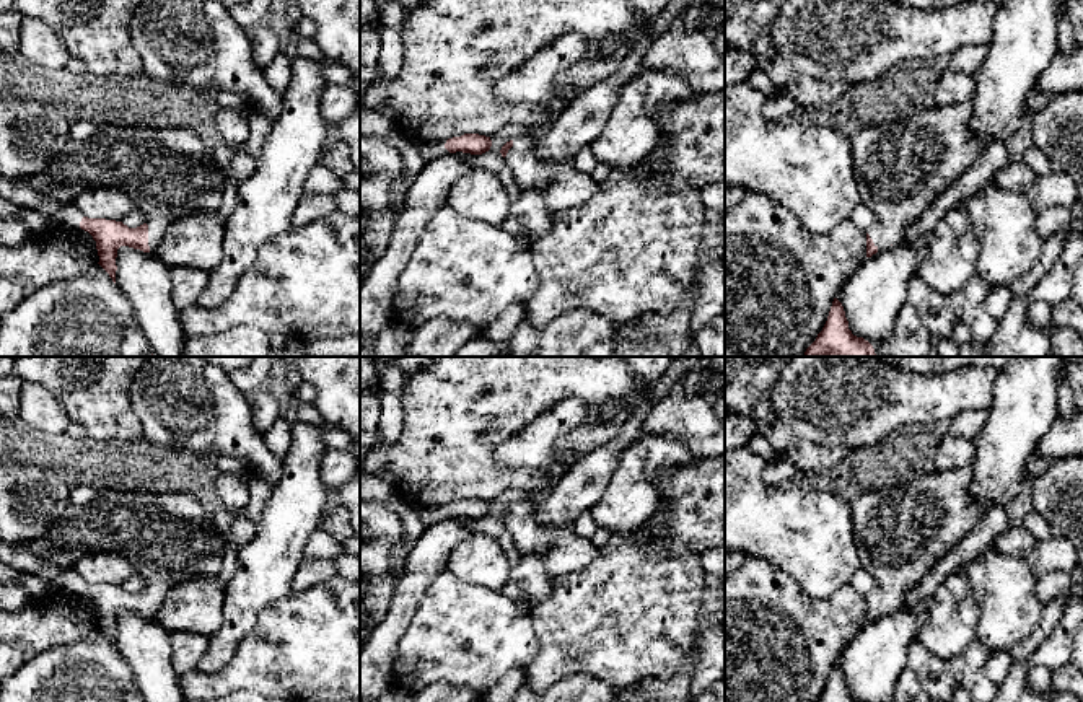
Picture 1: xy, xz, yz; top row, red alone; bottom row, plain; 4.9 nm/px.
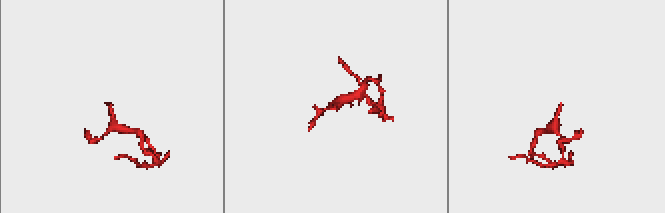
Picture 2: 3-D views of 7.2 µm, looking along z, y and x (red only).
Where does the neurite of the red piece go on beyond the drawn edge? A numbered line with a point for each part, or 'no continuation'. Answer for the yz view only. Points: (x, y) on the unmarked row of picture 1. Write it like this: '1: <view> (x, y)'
1: yz (901, 533)

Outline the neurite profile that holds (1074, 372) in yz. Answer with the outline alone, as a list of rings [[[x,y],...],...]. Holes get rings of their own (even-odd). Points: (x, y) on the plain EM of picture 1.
[[[1083,360],[1067,363],[1065,376],[1073,391],[1075,410],[1083,410]]]

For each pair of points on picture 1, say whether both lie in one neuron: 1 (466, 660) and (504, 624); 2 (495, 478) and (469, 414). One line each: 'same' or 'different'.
1: same
2: same

